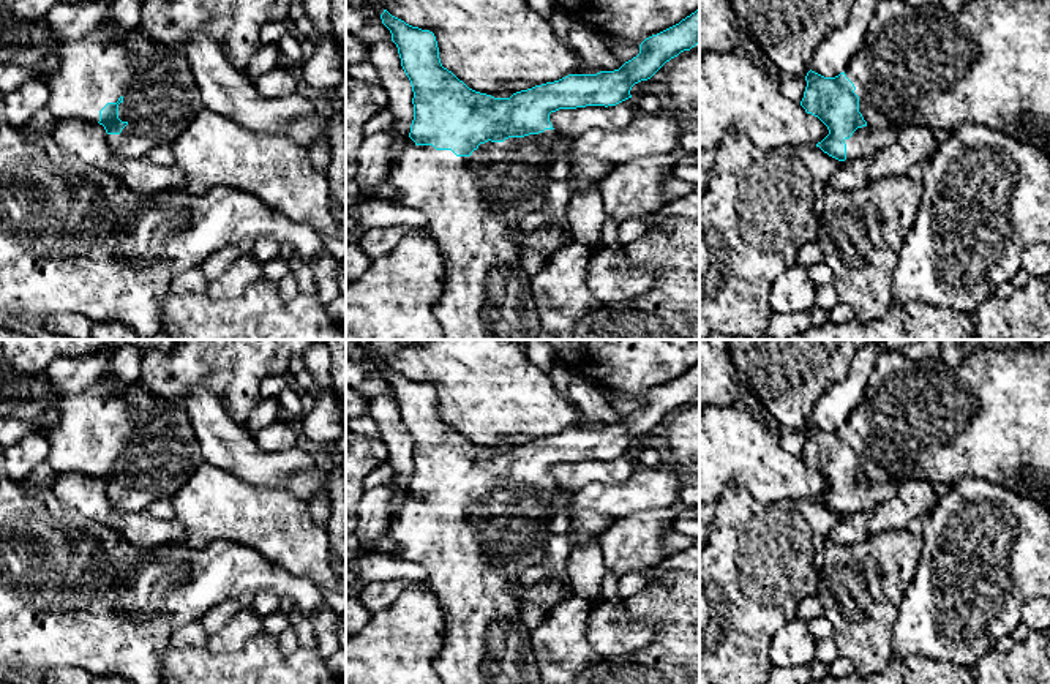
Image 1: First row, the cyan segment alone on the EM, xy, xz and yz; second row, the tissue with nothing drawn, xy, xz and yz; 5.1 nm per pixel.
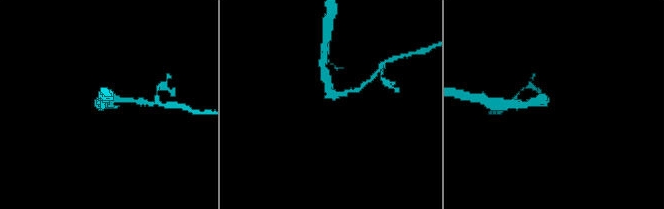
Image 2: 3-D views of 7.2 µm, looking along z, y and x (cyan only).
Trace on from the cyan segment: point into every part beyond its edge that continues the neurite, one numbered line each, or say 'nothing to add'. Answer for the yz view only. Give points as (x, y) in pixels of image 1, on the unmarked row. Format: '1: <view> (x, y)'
1: yz (989, 417)

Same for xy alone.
1: xy (161, 452)

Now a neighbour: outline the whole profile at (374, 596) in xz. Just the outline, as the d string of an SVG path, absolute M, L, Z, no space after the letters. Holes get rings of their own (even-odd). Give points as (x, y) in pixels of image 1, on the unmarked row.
M369 581L362 584L358 591L358 599L365 605L365 608L374 614L390 605L403 589L403 583L399 581Z

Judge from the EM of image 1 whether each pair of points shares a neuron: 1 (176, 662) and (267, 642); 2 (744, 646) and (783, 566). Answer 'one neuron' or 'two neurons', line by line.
1: one neuron
2: one neuron

